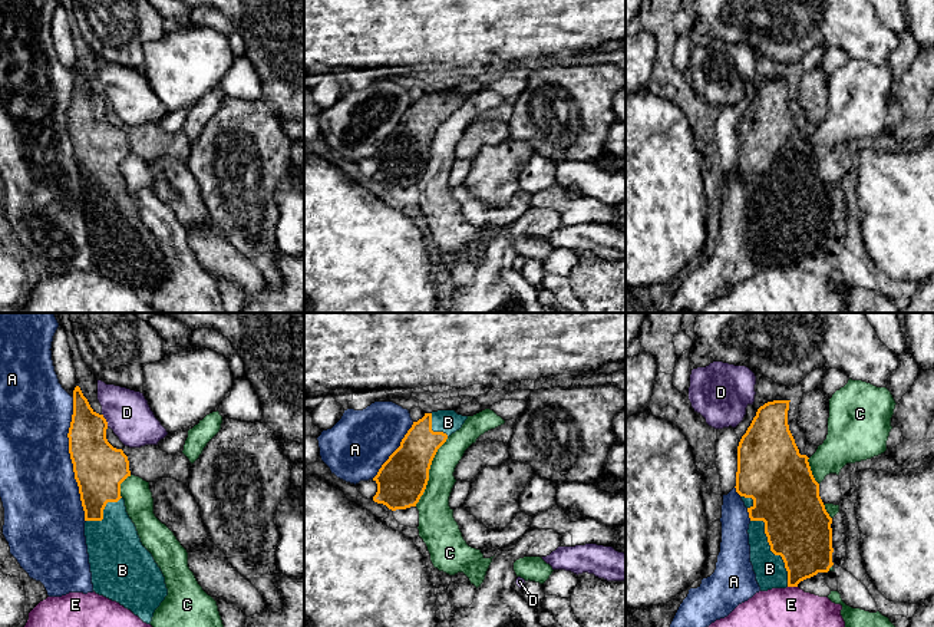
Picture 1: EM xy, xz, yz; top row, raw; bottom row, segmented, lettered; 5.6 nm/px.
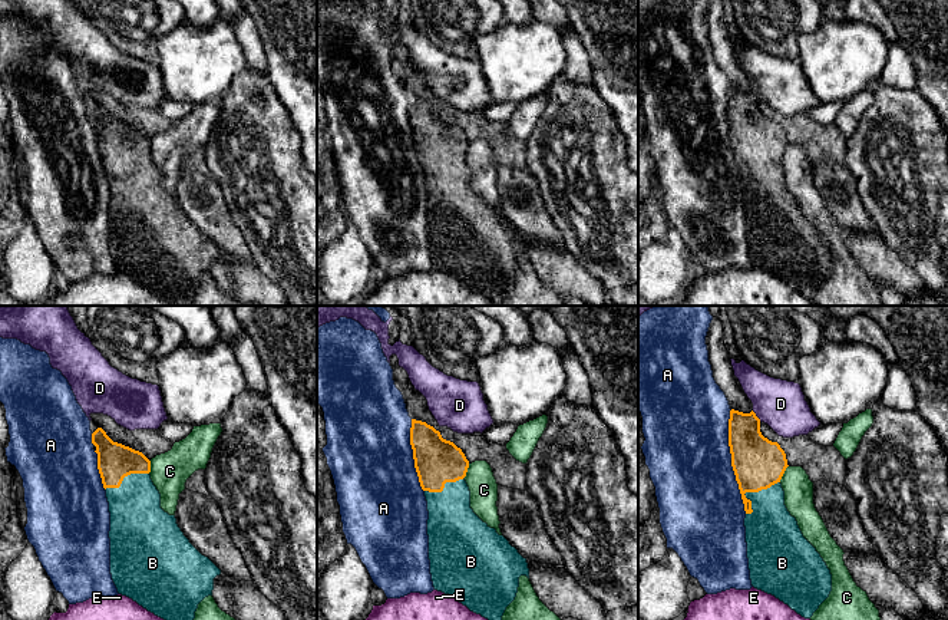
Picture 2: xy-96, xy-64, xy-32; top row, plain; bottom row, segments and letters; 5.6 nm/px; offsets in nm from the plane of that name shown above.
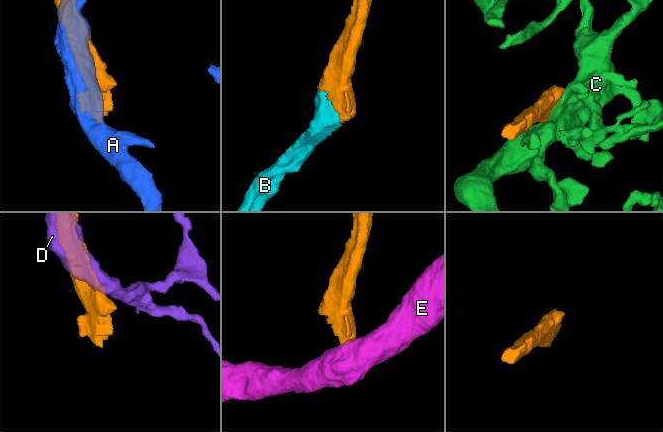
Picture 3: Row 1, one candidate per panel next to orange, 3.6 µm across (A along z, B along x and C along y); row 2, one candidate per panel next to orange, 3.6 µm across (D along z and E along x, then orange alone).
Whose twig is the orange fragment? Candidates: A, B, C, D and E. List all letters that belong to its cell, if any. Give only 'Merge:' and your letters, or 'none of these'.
Merge: B

